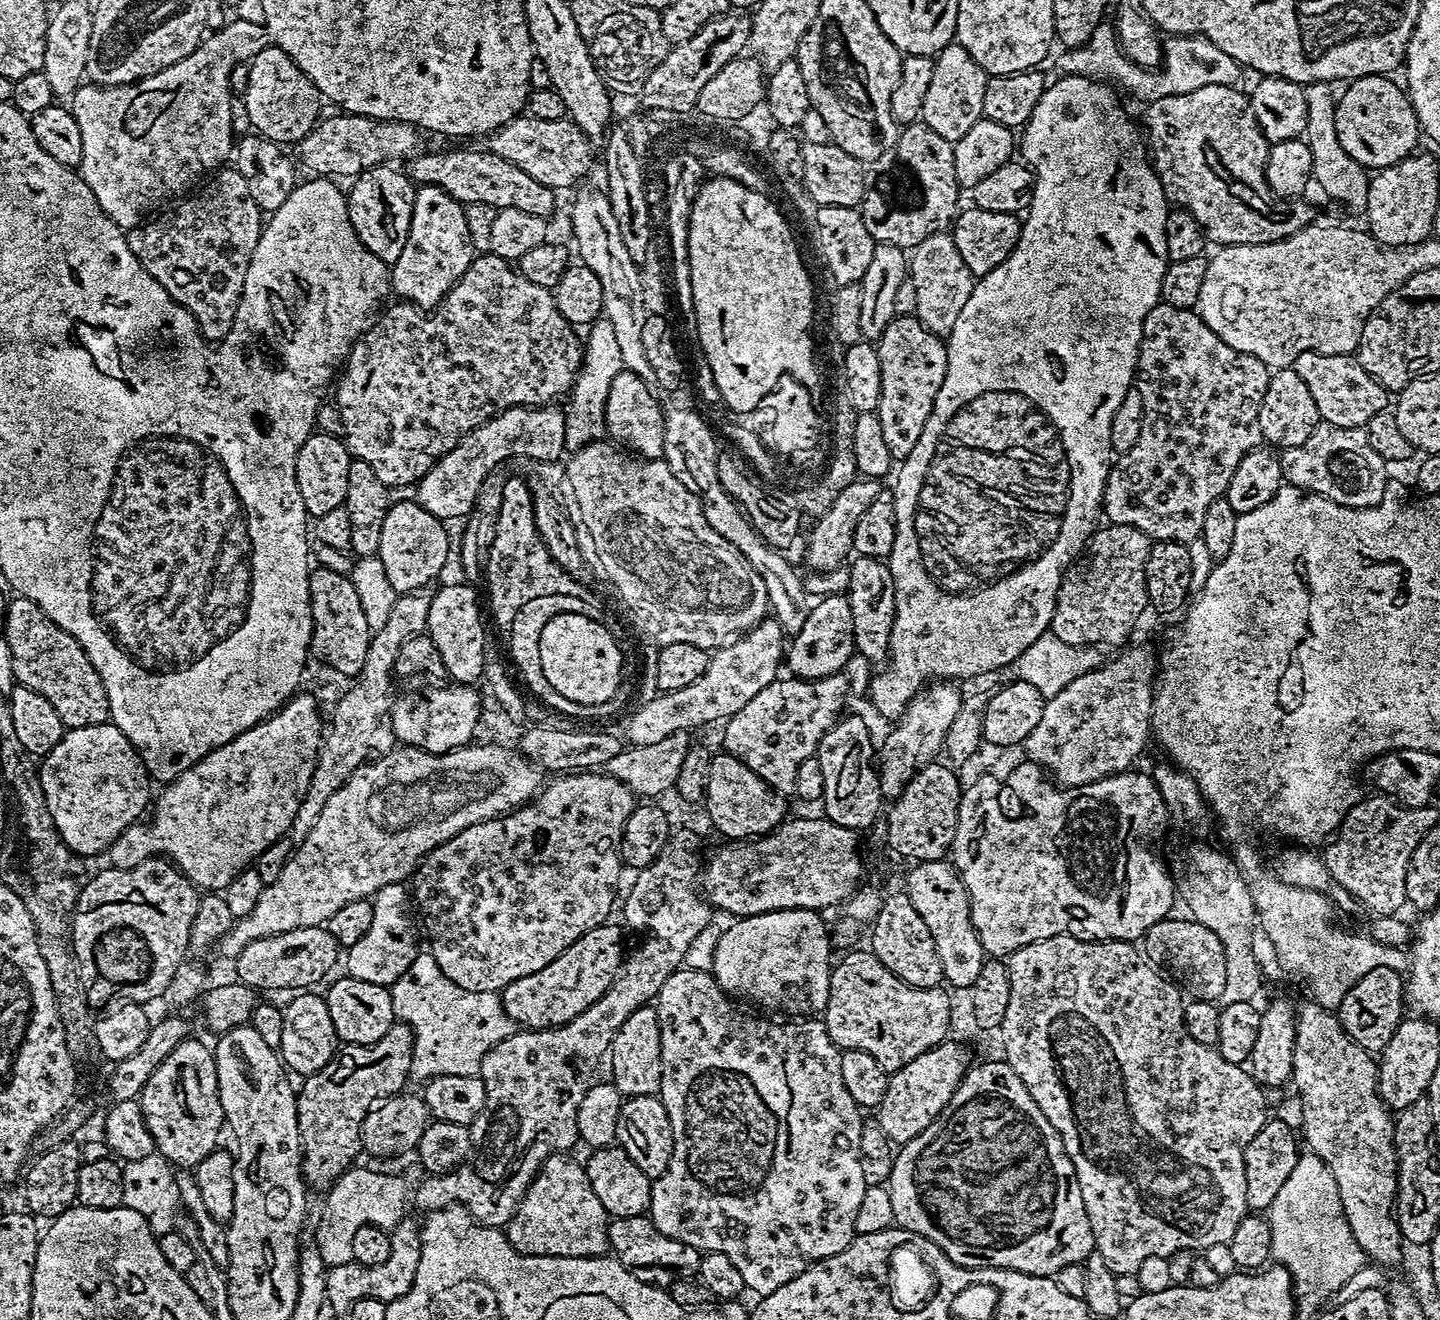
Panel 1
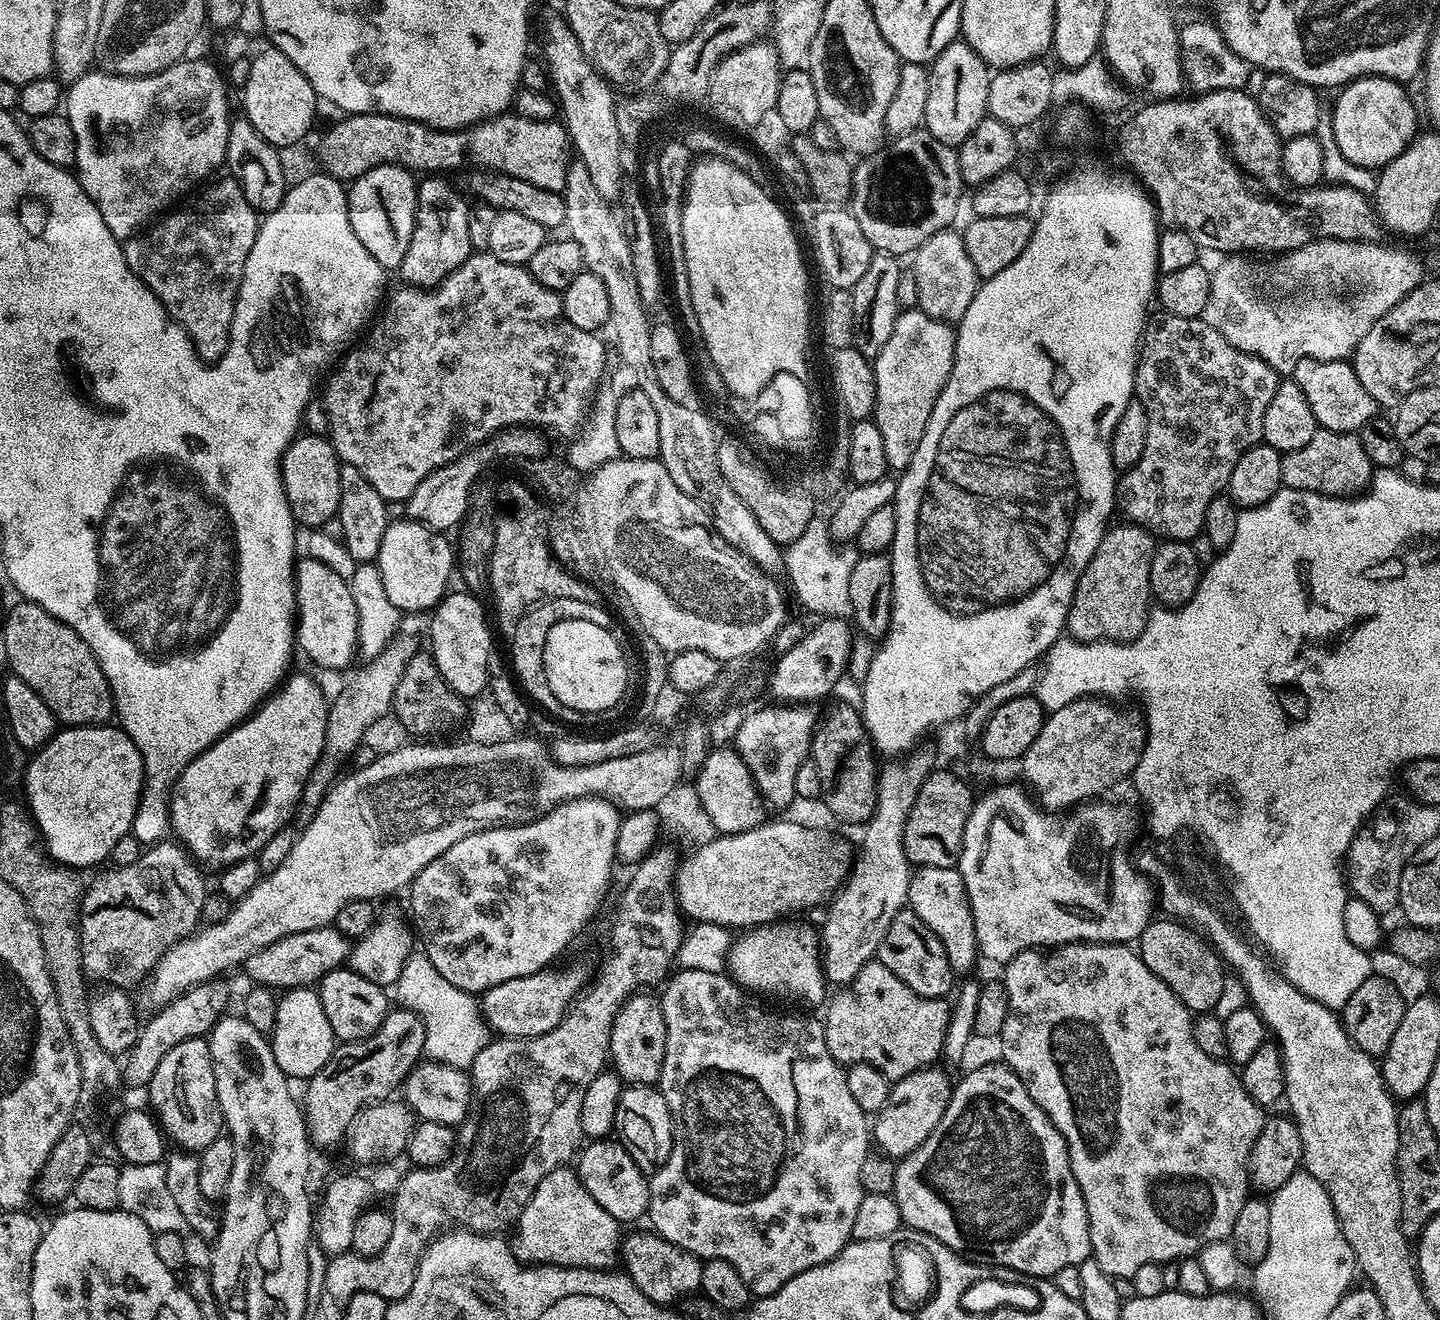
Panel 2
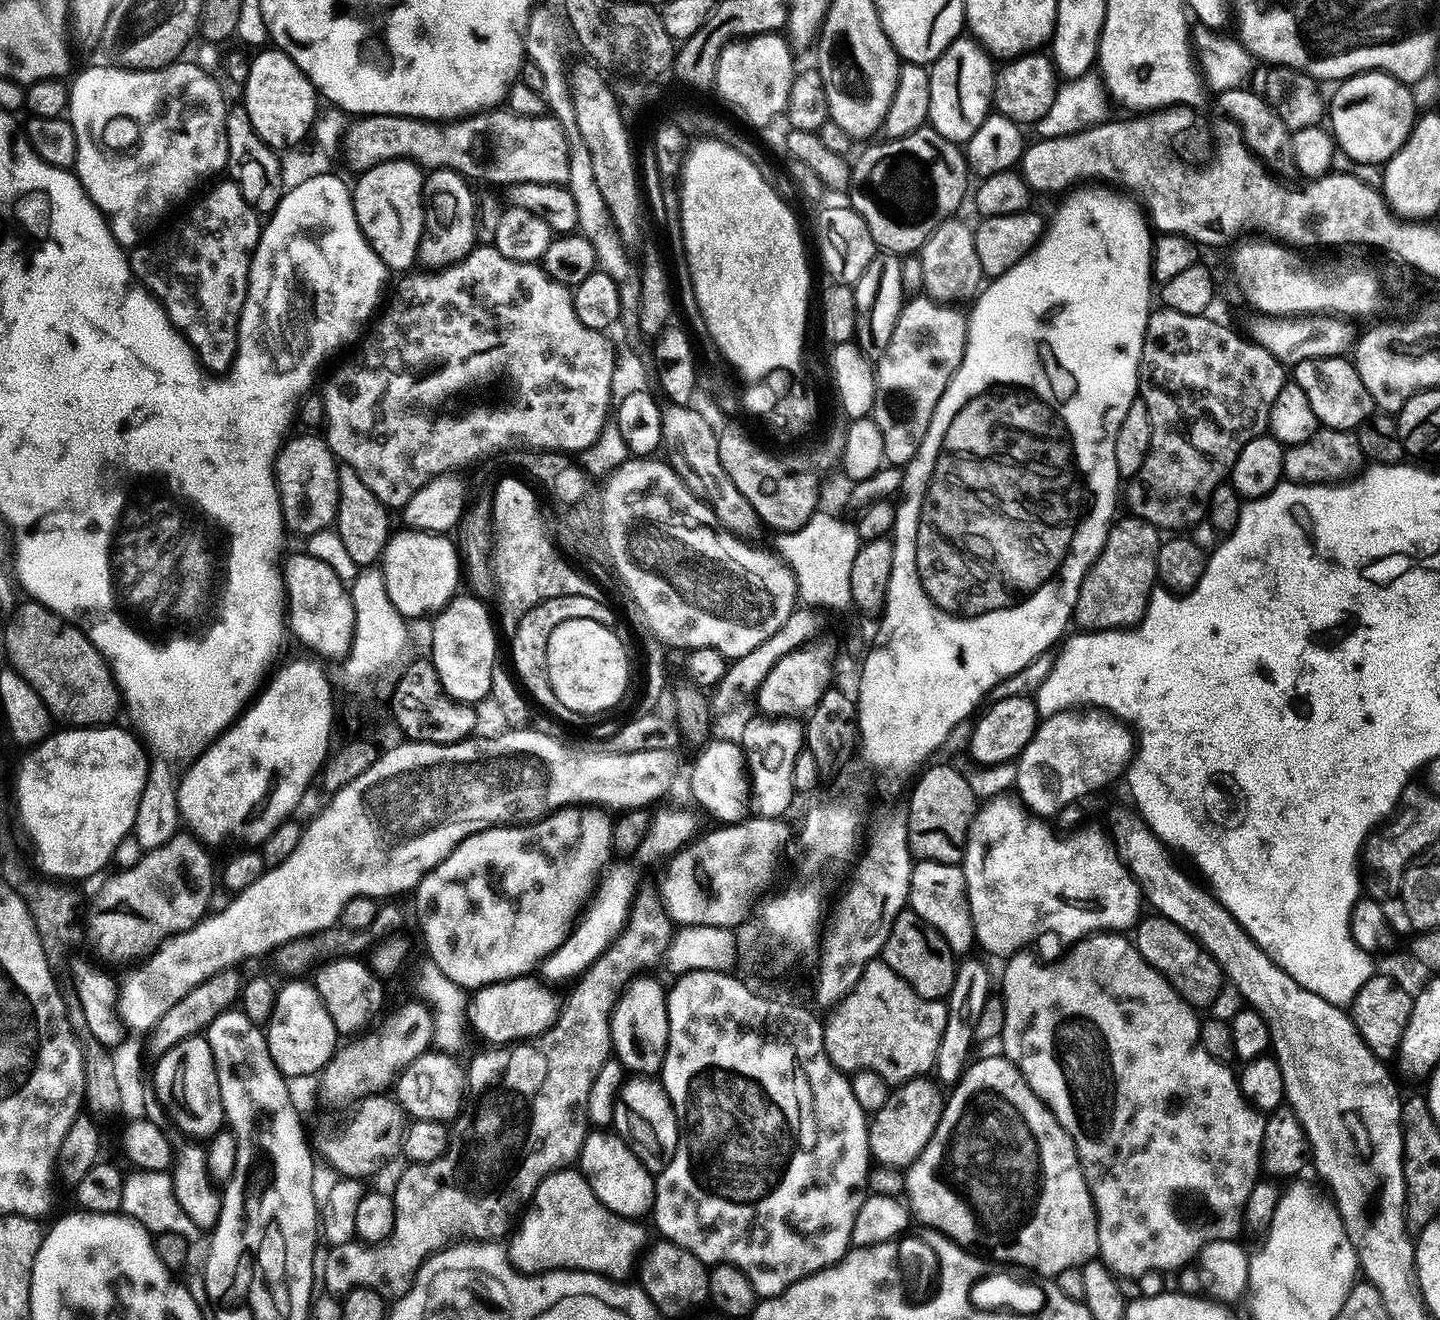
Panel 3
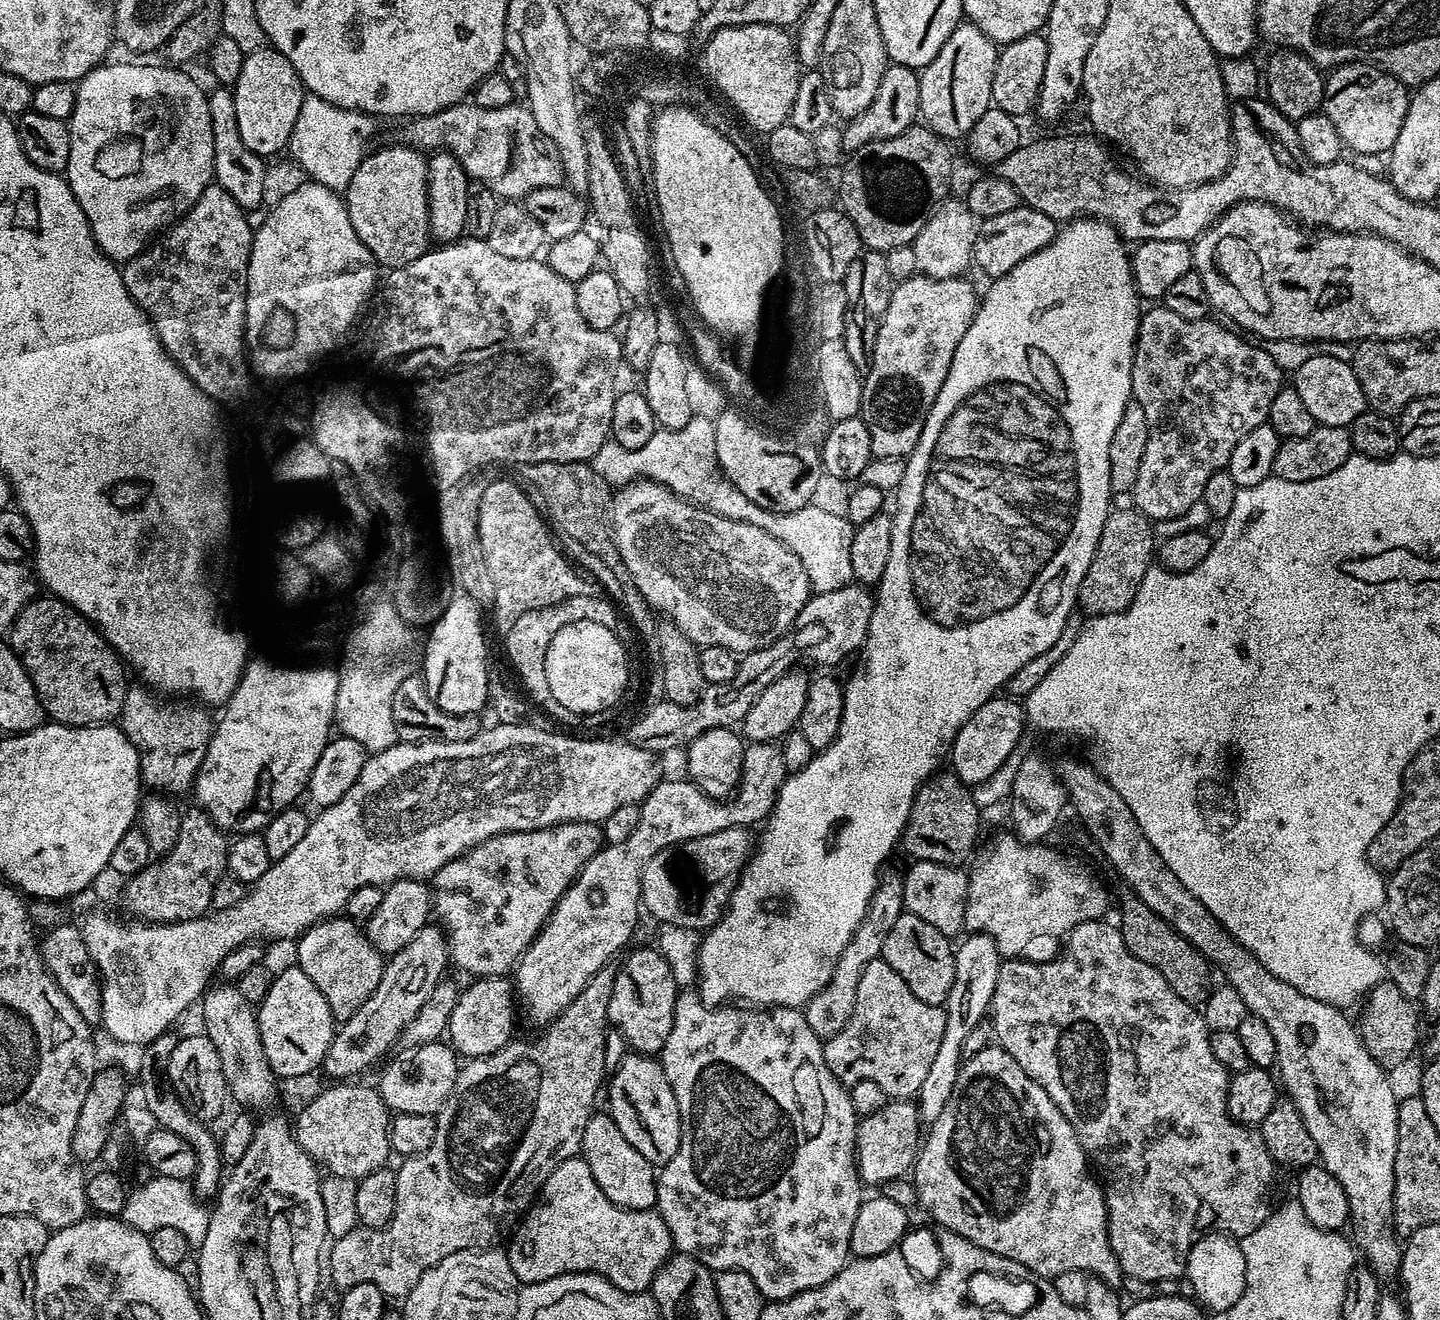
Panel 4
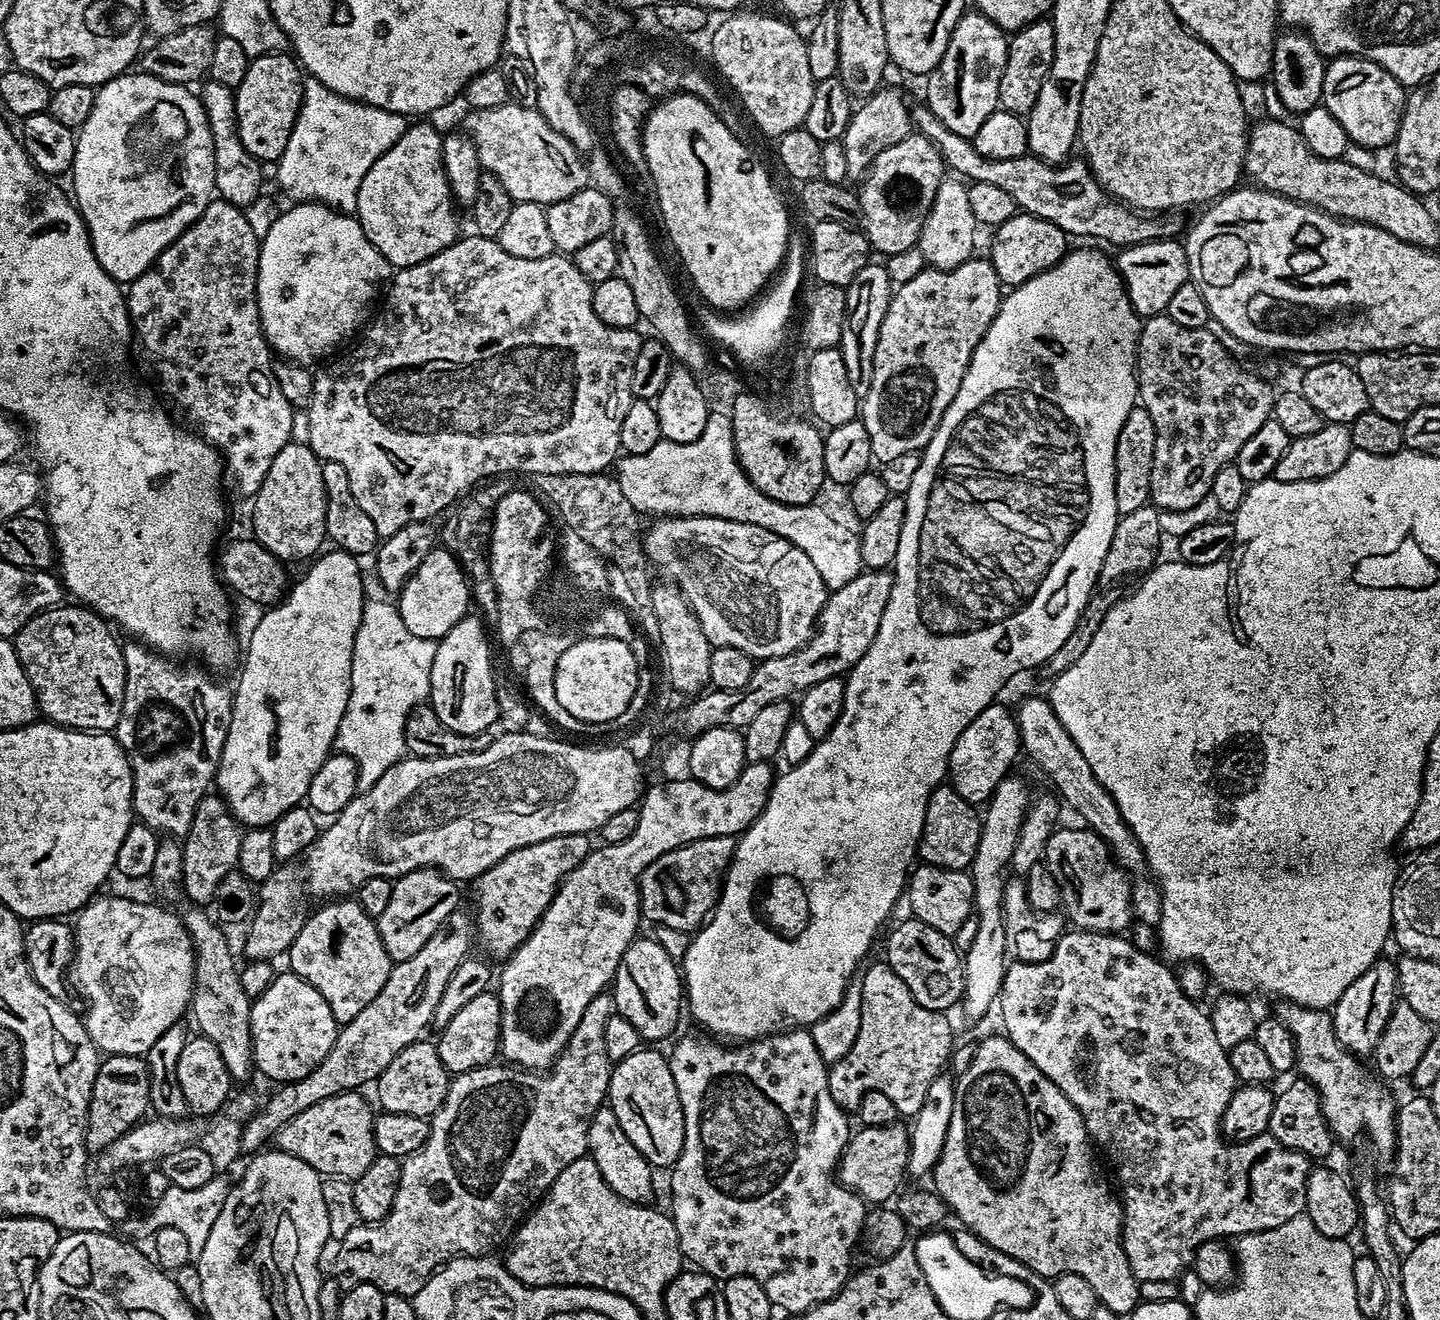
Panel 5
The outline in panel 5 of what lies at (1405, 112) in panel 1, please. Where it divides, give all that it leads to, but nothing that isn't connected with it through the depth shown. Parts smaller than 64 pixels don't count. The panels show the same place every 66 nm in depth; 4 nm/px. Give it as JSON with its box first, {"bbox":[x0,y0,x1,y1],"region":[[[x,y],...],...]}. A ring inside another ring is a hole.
{"bbox":[1322,56,1406,148],"region":[[[1337,56],[1325,67],[1322,107],[1330,110],[1353,145],[1384,148],[1393,143],[1404,117],[1406,88],[1385,68],[1361,56]]]}

